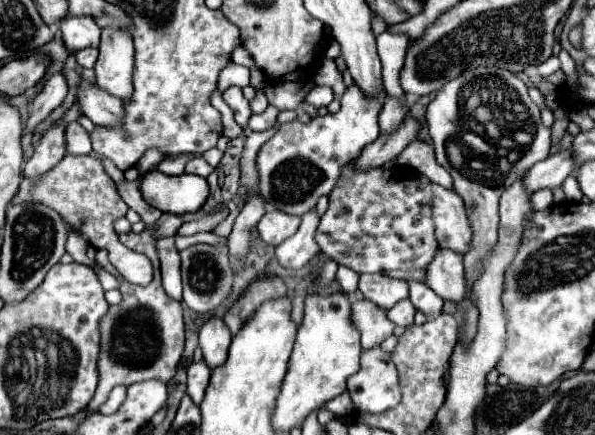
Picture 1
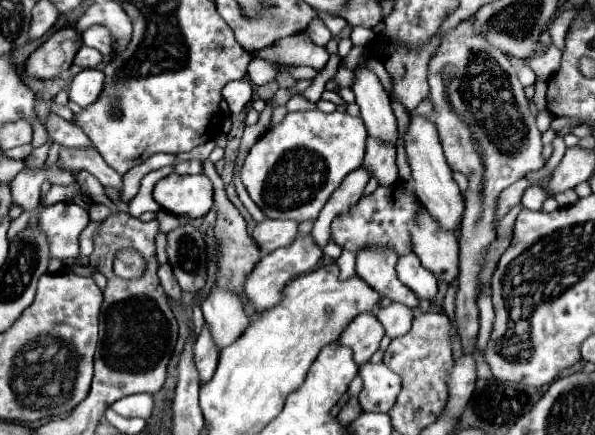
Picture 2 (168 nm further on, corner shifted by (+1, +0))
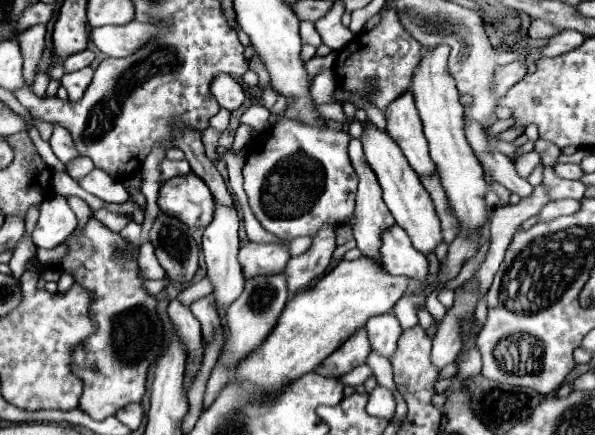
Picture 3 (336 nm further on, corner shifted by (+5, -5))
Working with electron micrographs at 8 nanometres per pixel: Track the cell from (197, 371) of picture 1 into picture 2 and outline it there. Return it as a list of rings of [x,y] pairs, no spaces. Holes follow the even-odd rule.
[[[206,323],[200,331],[194,351],[196,351],[196,367],[200,371],[200,379],[202,379],[202,383],[206,383],[212,379],[212,375],[218,367],[218,355],[220,355],[220,349],[216,347],[216,343],[212,343],[212,335],[210,335]]]

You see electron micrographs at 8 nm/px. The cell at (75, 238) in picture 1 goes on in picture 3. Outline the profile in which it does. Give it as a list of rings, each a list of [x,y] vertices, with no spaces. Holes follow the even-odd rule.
[[[50,194],[40,206],[40,218],[32,234],[32,240],[38,248],[52,250],[74,232],[76,224],[76,214],[68,206],[66,198]]]

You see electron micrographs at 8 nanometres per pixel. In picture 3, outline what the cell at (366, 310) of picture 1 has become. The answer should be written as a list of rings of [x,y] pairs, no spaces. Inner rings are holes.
[[[358,328],[336,352],[332,352],[332,356],[324,360],[324,364],[320,364],[320,368],[316,368],[316,372],[322,376],[344,376],[356,366],[364,364],[370,352],[372,346],[368,340],[368,332],[366,328]]]

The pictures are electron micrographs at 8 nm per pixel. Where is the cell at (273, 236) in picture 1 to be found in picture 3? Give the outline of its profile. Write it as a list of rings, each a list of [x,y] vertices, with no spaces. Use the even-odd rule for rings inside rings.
[[[248,240],[238,252],[238,262],[242,264],[242,272],[246,278],[282,272],[288,260],[290,252],[288,252],[288,242],[284,240],[270,244]]]

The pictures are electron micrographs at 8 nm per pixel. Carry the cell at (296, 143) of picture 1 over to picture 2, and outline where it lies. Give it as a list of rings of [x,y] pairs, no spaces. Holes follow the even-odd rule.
[[[318,109],[288,113],[282,123],[270,127],[248,151],[248,157],[240,171],[242,183],[252,201],[262,209],[268,219],[292,219],[296,223],[316,221],[320,209],[340,187],[344,177],[362,167],[366,137],[368,133],[362,117],[352,117],[346,111],[334,111],[330,115],[320,113]]]

